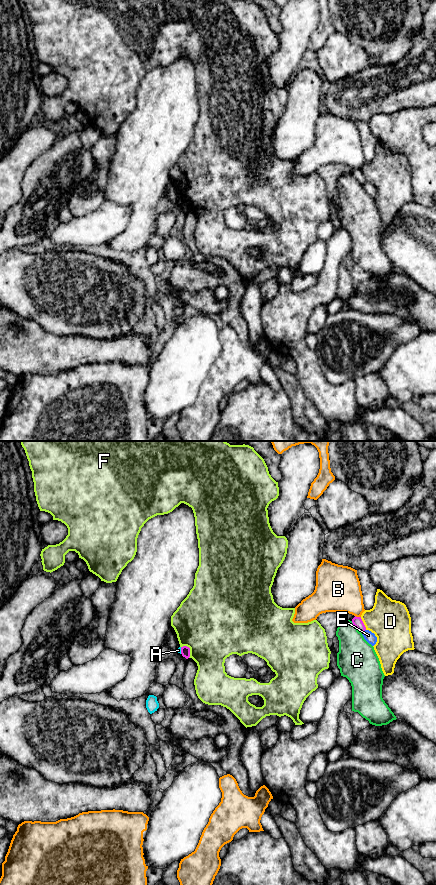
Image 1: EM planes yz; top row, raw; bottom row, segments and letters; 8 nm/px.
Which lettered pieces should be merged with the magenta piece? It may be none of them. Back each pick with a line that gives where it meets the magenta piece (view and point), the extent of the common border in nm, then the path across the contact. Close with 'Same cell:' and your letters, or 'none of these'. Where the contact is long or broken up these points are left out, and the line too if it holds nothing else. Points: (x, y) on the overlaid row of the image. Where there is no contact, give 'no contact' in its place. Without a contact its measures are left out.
Same cell: none of these

